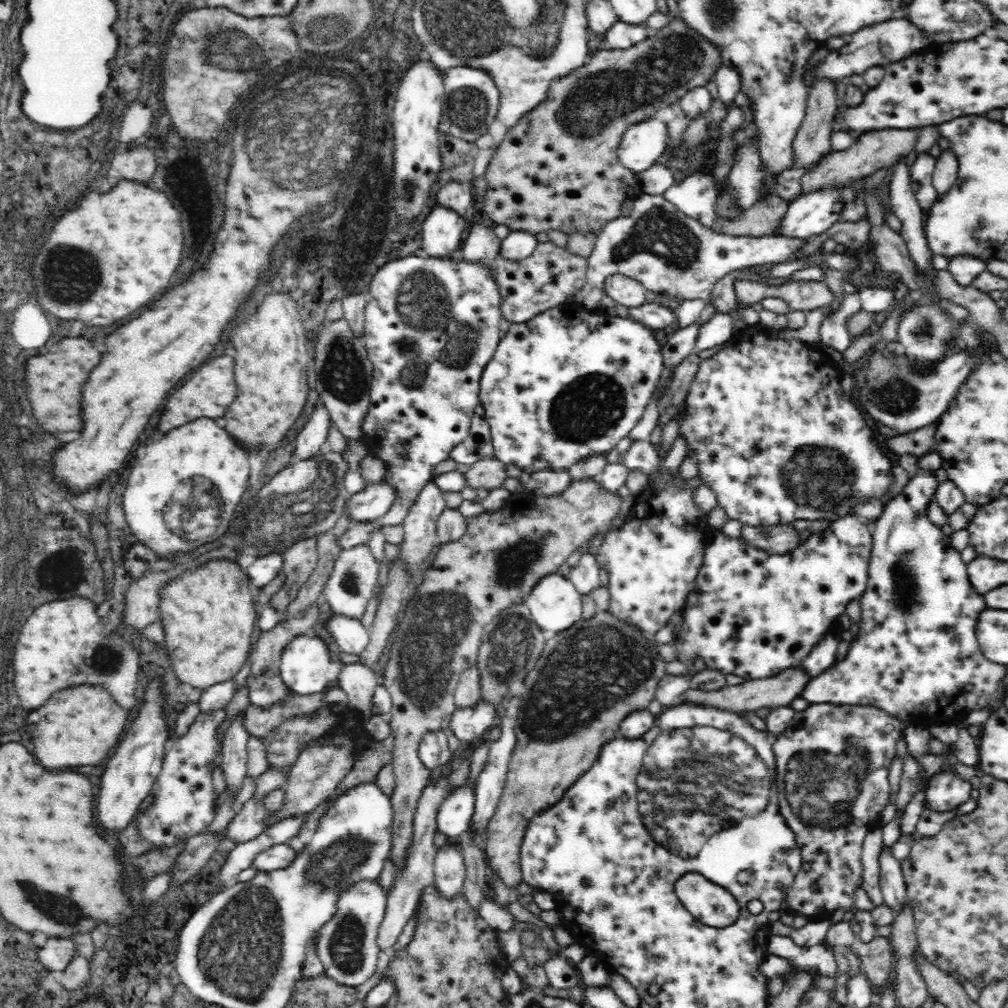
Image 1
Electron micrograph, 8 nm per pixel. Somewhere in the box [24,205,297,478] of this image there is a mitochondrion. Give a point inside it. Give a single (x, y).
(71, 275)

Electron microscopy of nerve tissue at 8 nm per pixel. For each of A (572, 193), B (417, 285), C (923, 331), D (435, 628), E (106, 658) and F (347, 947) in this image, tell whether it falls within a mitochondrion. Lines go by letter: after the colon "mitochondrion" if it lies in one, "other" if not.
A: other
B: mitochondrion
C: mitochondrion
D: mitochondrion
E: mitochondrion
F: mitochondrion

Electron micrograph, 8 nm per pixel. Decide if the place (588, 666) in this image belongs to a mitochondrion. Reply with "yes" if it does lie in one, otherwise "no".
yes

